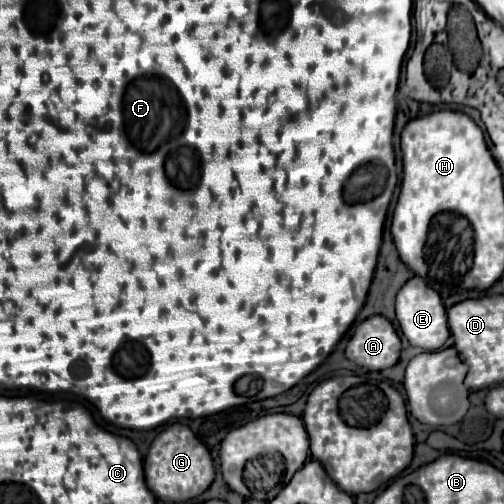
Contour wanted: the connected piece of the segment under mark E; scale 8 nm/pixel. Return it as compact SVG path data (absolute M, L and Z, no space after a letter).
M413 277L403 285L403 289L397 295L395 311L397 311L397 321L401 325L401 331L403 331L403 335L407 337L407 341L413 347L421 347L423 351L439 351L445 345L445 341L449 339L449 335L451 335L449 327L447 327L445 305L443 305L439 293L435 293L419 277Z

